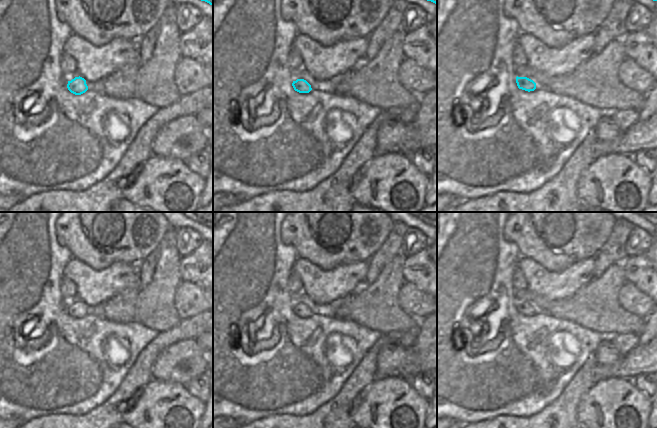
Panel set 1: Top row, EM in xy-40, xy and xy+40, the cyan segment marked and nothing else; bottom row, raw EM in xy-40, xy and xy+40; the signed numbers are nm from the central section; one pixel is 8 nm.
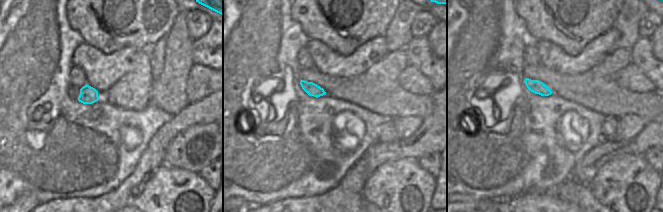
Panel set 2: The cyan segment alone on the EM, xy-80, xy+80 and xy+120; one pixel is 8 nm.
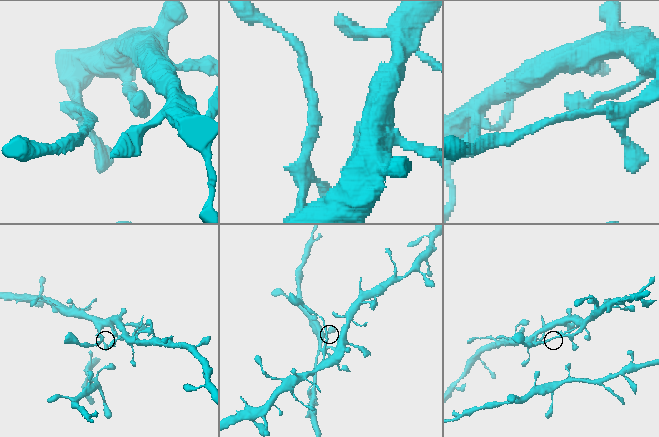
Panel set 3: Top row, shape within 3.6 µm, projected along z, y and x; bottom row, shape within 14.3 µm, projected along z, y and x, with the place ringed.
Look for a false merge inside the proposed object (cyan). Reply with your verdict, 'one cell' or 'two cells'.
two cells

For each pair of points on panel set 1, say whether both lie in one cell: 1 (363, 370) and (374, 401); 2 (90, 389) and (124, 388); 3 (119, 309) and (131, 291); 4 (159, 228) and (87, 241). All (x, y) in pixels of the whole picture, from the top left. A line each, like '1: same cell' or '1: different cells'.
1: different cells
2: different cells
3: same cell
4: same cell

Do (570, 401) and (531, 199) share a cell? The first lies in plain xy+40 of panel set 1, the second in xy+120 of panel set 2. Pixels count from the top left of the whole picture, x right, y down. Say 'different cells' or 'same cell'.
same cell

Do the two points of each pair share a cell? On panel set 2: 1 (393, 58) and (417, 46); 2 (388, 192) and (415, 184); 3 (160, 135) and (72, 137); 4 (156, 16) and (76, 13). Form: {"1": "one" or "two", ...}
{"1": "two", "2": "one", "3": "two", "4": "one"}

